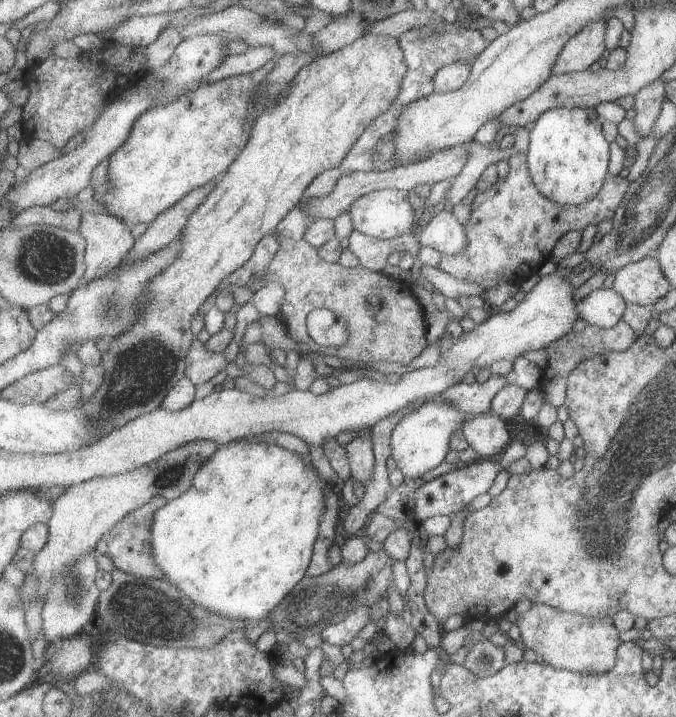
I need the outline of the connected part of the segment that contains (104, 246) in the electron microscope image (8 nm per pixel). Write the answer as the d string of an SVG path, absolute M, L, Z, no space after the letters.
M83 212L80 213L82 224L80 234L88 241L88 248L86 252L87 272L84 284L89 284L91 280L97 278L105 278L107 274L115 272L129 257L129 252L135 246L135 236L123 220L112 216L106 212Z

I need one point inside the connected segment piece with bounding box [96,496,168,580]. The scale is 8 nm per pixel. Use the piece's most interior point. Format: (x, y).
(129, 544)

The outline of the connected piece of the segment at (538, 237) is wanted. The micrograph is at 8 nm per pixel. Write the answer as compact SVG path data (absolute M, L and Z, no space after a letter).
M528 154L509 155L507 161L510 166L508 175L504 179L497 179L491 188L475 198L469 224L464 226L469 238L467 248L463 250L463 254L457 254L457 256L442 256L438 265L443 272L459 280L475 282L485 290L495 289L506 283L521 283L532 275L539 274L539 266L549 260L552 249L561 236L573 230L583 231L586 226L597 225L601 223L601 220L611 219L630 184L623 174L613 176L608 173L601 186L601 191L597 192L592 200L587 200L582 204L557 204L537 189L537 184L533 181L532 173L529 171Z

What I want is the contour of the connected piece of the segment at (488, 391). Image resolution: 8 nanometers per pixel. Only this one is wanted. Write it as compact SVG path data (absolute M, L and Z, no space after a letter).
M491 375L484 383L476 381L469 385L459 382L453 388L447 388L443 394L435 396L435 400L449 400L449 404L457 404L457 408L461 408L461 412L465 412L468 417L492 413L495 396L507 388L512 379L512 376Z

